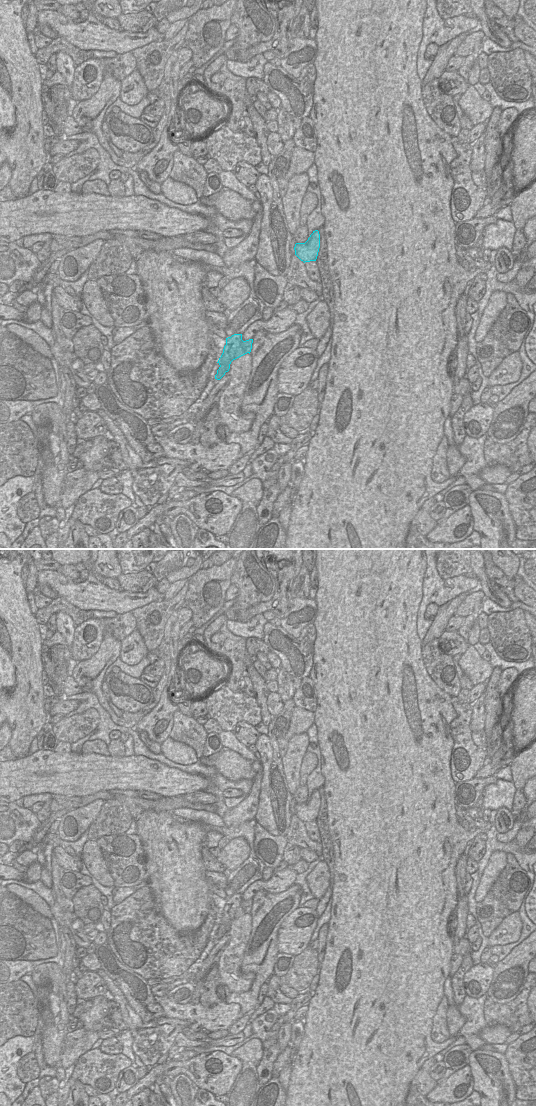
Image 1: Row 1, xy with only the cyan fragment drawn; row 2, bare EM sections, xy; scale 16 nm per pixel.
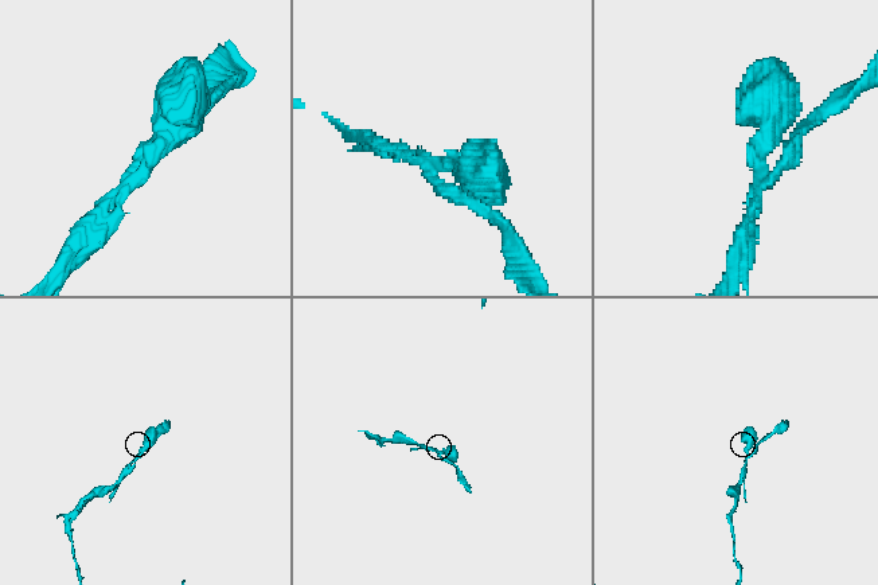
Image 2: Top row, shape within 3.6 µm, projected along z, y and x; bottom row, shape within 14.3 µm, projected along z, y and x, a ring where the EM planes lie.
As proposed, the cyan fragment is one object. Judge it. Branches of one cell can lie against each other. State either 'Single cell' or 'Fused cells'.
Fused cells

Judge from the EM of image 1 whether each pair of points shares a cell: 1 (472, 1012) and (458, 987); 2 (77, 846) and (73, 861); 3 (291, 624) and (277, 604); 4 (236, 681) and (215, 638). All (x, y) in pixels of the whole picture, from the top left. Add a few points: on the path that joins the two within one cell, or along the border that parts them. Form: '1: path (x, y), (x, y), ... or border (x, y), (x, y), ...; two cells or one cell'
1: border (466, 995), (458, 1006); two cells
2: border (76, 855), (81, 857); two cells
3: border (292, 598), (288, 610), (281, 619); two cells
4: path (236, 670), (236, 659), (226, 649); one cell

